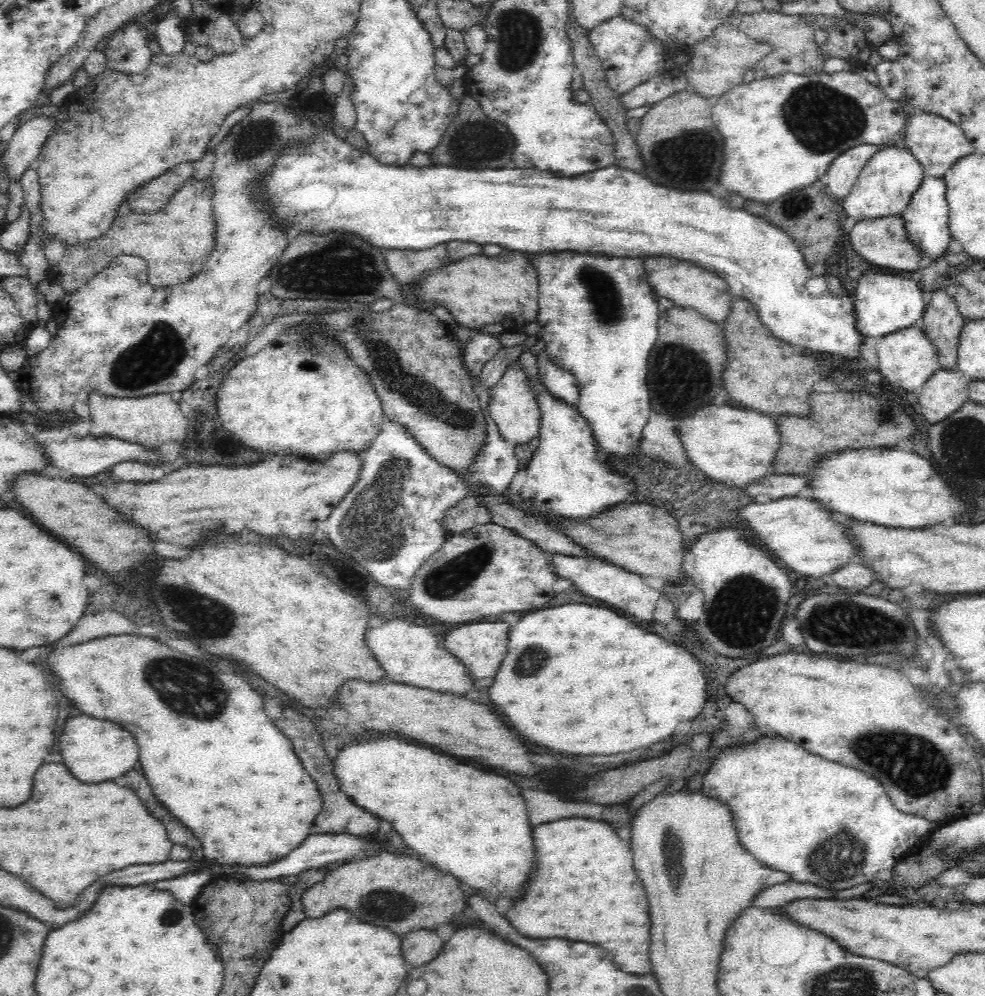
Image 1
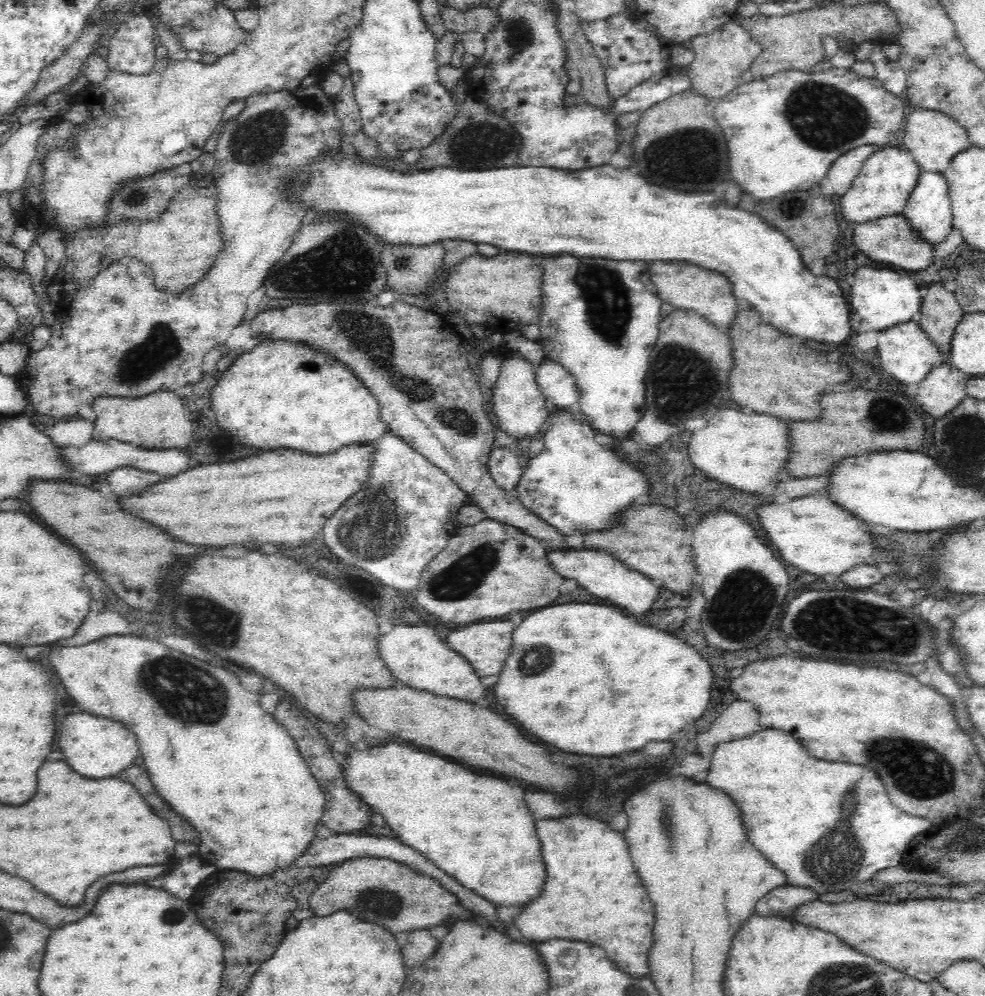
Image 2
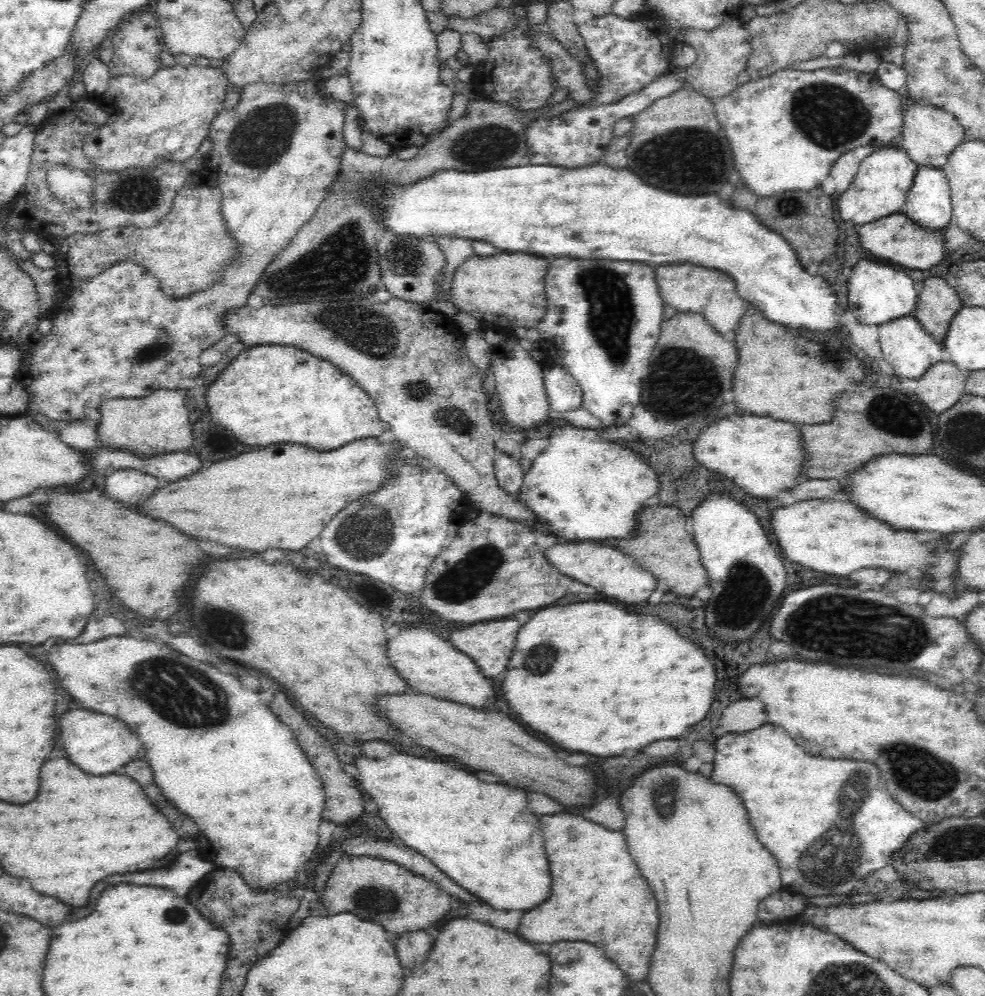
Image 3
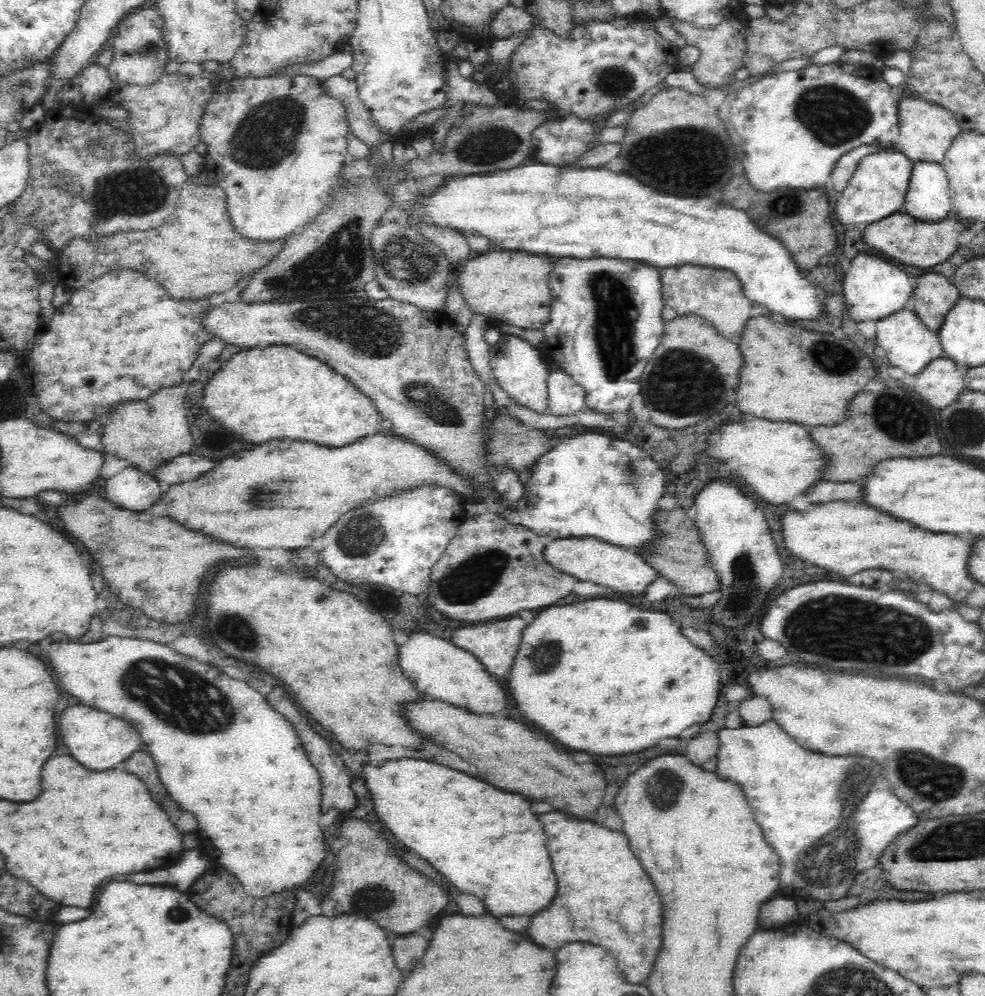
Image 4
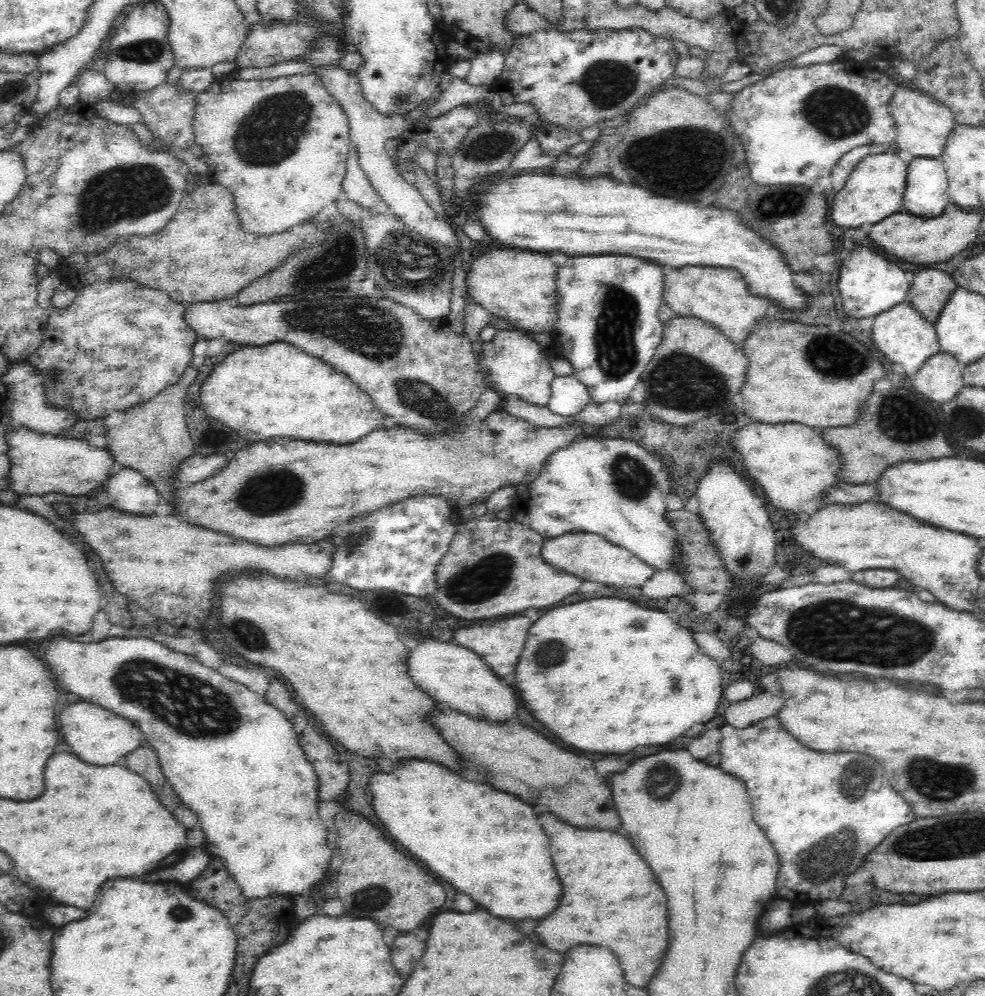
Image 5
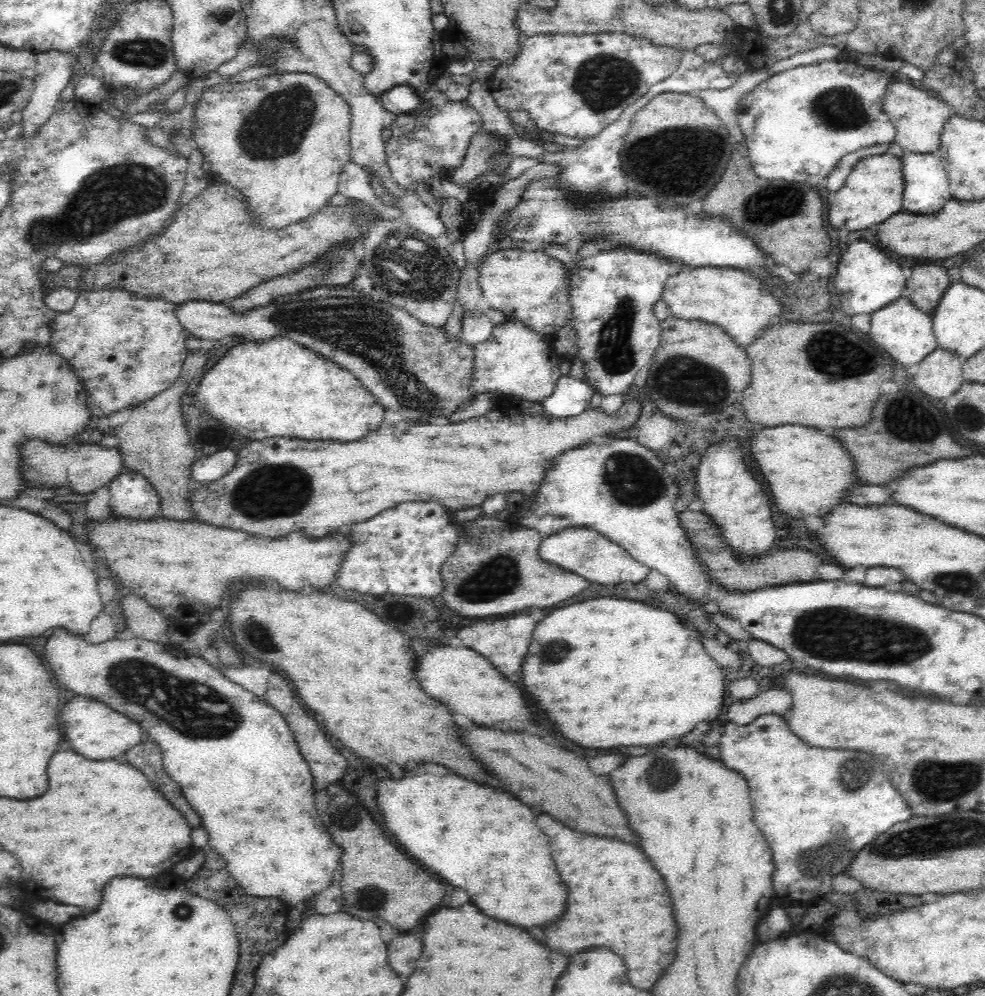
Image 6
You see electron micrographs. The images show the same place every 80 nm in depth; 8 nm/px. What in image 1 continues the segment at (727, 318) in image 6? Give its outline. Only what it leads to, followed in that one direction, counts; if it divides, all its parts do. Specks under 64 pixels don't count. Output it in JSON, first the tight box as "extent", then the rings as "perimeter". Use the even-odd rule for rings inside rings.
{"extent":[644,256,731,324],"perimeter":[[[648,256],[644,258],[645,275],[657,296],[672,299],[676,306],[693,308],[700,311],[707,319],[721,324],[728,316],[731,295],[727,284],[713,272],[704,270],[687,260],[675,259],[669,256]]]}

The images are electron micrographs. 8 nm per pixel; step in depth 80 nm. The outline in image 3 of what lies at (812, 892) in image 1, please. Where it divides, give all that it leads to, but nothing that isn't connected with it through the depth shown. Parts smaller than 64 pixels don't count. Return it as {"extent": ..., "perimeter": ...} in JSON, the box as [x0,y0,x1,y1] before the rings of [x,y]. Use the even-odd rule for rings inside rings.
{"extent":[758,889,808,922],"perimeter":[[[781,889],[764,897],[758,905],[758,919],[764,922],[782,922],[800,914],[808,904],[808,896]]]}

